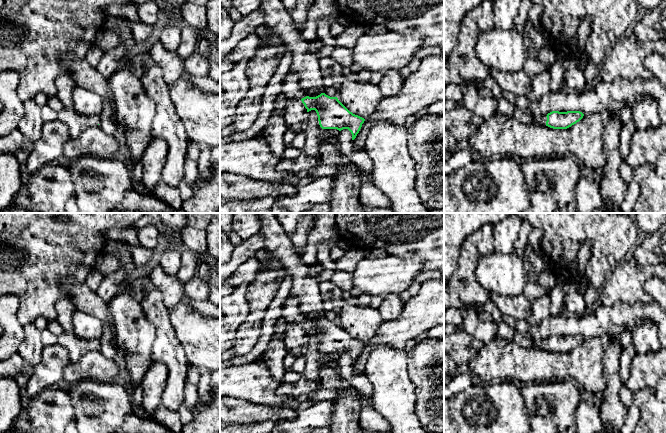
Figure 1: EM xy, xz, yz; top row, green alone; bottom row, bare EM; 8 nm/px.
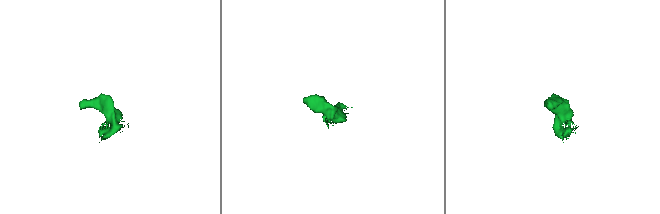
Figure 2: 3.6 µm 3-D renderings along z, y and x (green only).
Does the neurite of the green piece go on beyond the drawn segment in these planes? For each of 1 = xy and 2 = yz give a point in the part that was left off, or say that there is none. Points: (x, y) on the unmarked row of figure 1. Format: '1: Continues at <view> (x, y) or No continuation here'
1: No continuation here
2: Continues at yz (542, 344)

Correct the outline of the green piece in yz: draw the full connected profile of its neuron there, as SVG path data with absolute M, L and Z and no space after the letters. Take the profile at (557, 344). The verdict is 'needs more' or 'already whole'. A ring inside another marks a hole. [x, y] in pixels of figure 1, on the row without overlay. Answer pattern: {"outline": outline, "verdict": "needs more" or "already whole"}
{"outline": "M552 335L546 340L540 340L537 344L537 348L553 353L567 353L579 346L583 340L584 338L580 335Z", "verdict": "needs more"}

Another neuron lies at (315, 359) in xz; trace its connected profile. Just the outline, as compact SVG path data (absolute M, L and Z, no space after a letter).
M315 334L307 336L307 345L305 350L306 365L303 376L310 380L320 381L319 373L322 366L328 361L338 360L337 353L322 353L319 349L318 340Z

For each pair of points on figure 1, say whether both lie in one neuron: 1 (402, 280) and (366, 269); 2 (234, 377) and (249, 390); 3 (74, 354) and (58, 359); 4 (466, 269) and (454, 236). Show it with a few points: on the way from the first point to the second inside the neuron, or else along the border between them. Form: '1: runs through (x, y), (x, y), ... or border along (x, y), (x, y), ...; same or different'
1: runs through (393, 276), (375, 276); same
2: runs through (238, 381), (245, 386); same
3: border along (57, 342), (67, 350), (71, 361); different
4: border along (474, 231), (462, 243), (458, 265), (454, 271); different

